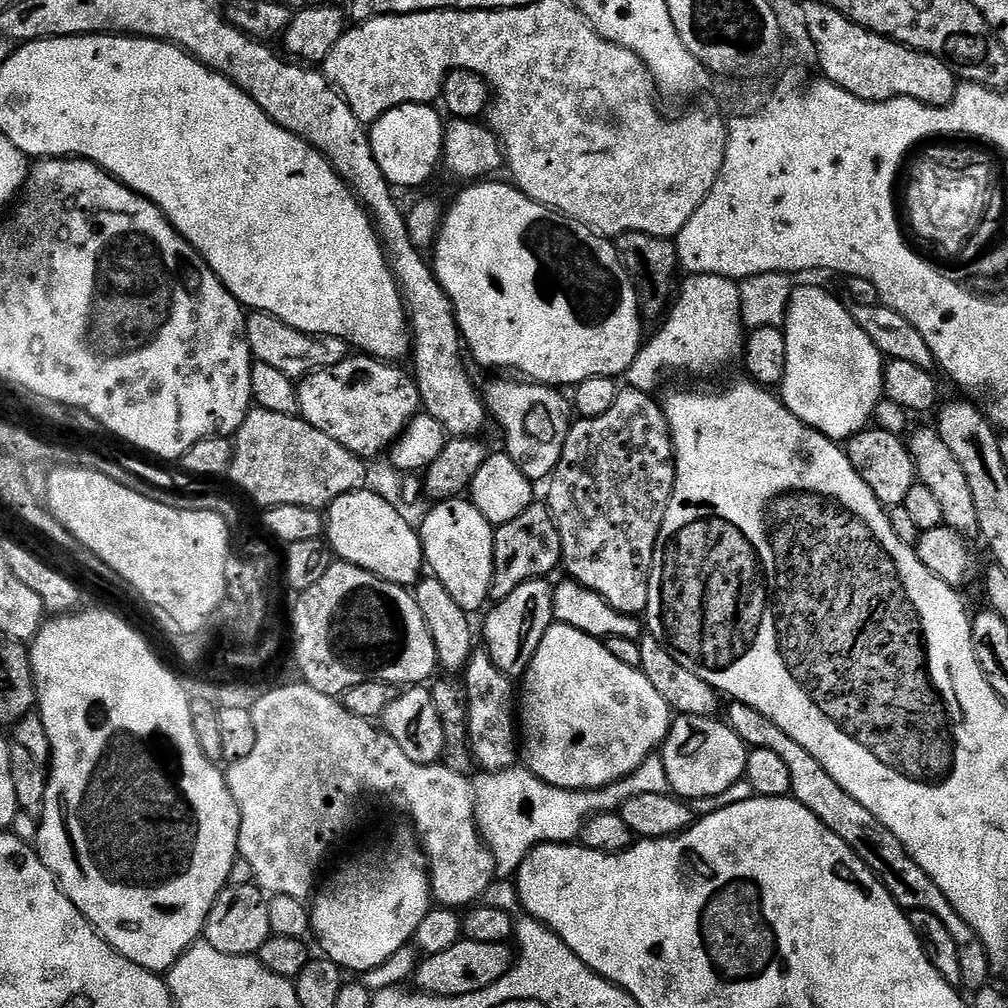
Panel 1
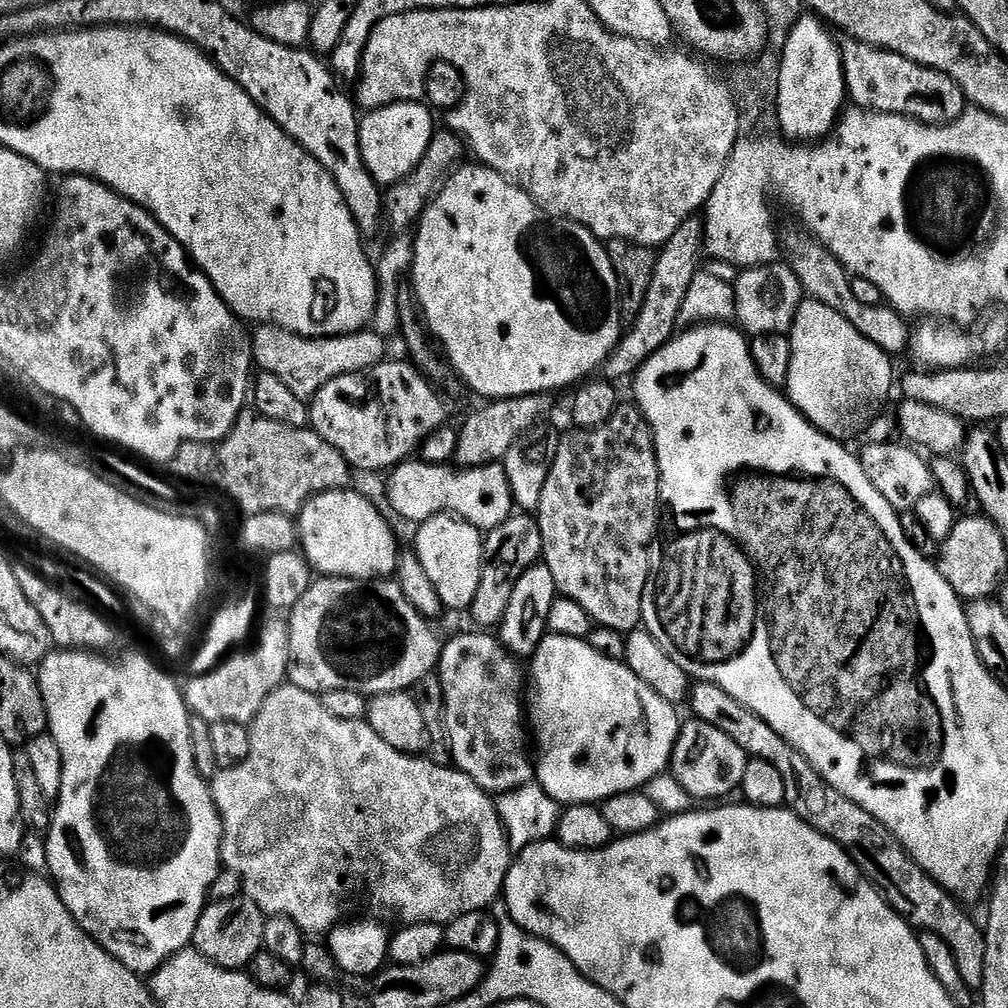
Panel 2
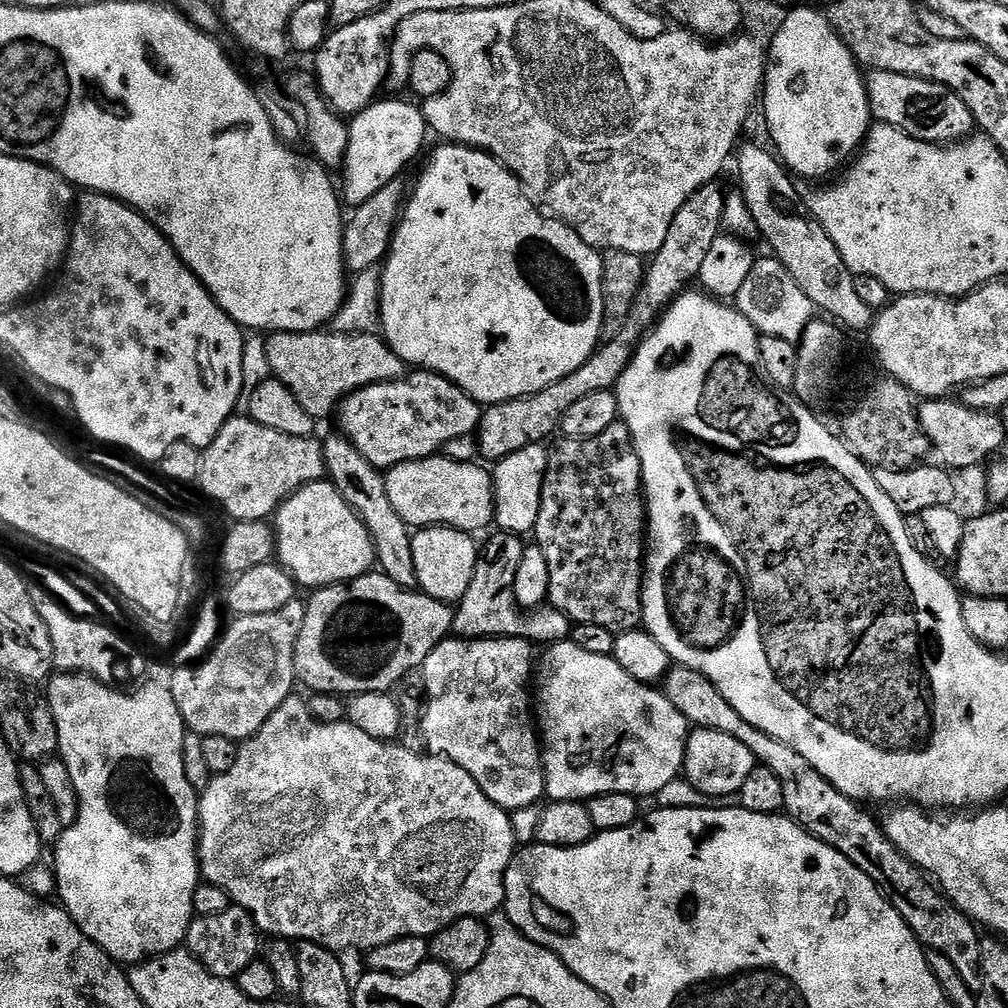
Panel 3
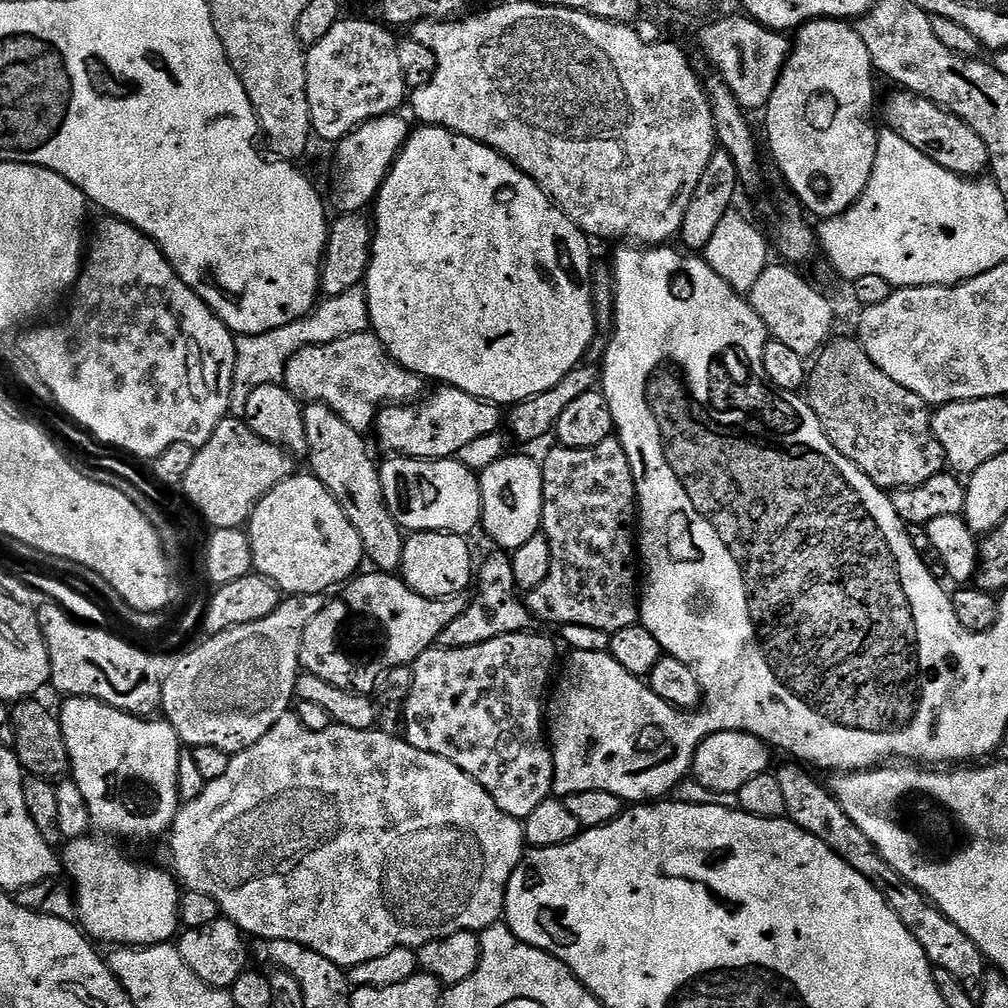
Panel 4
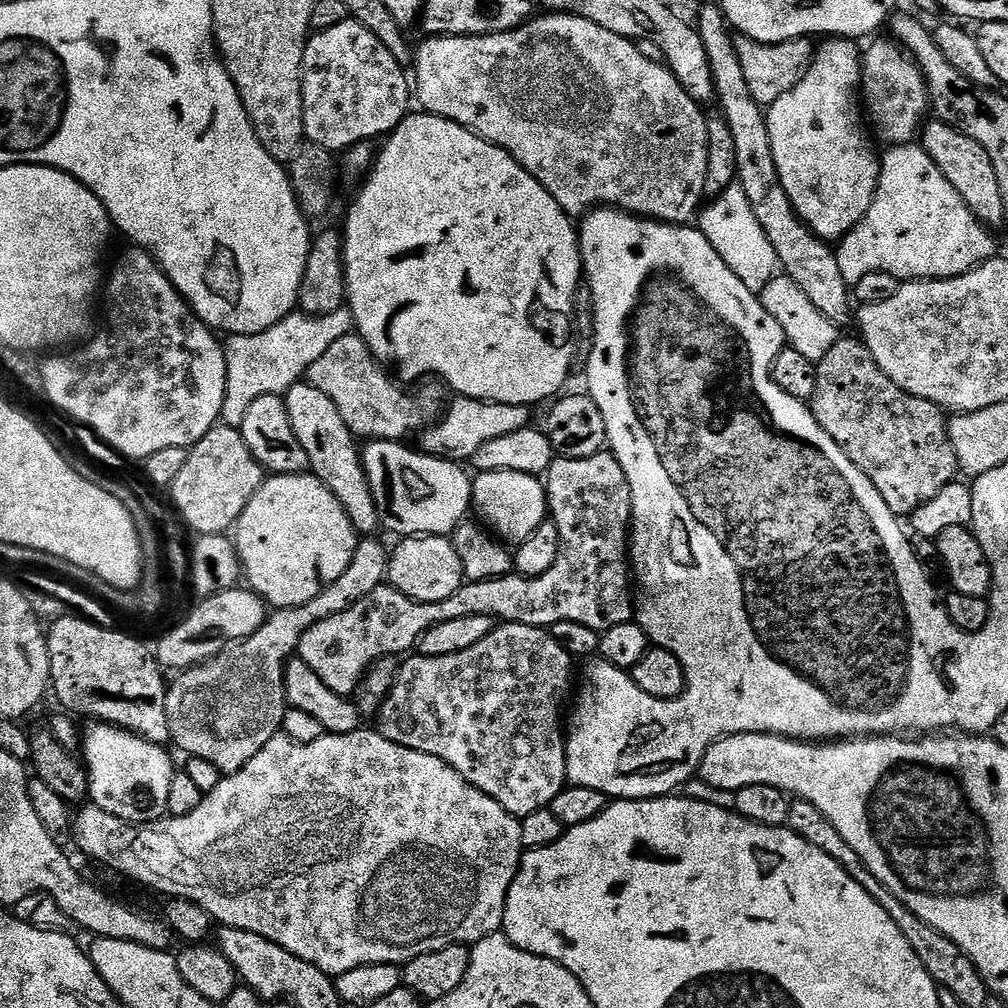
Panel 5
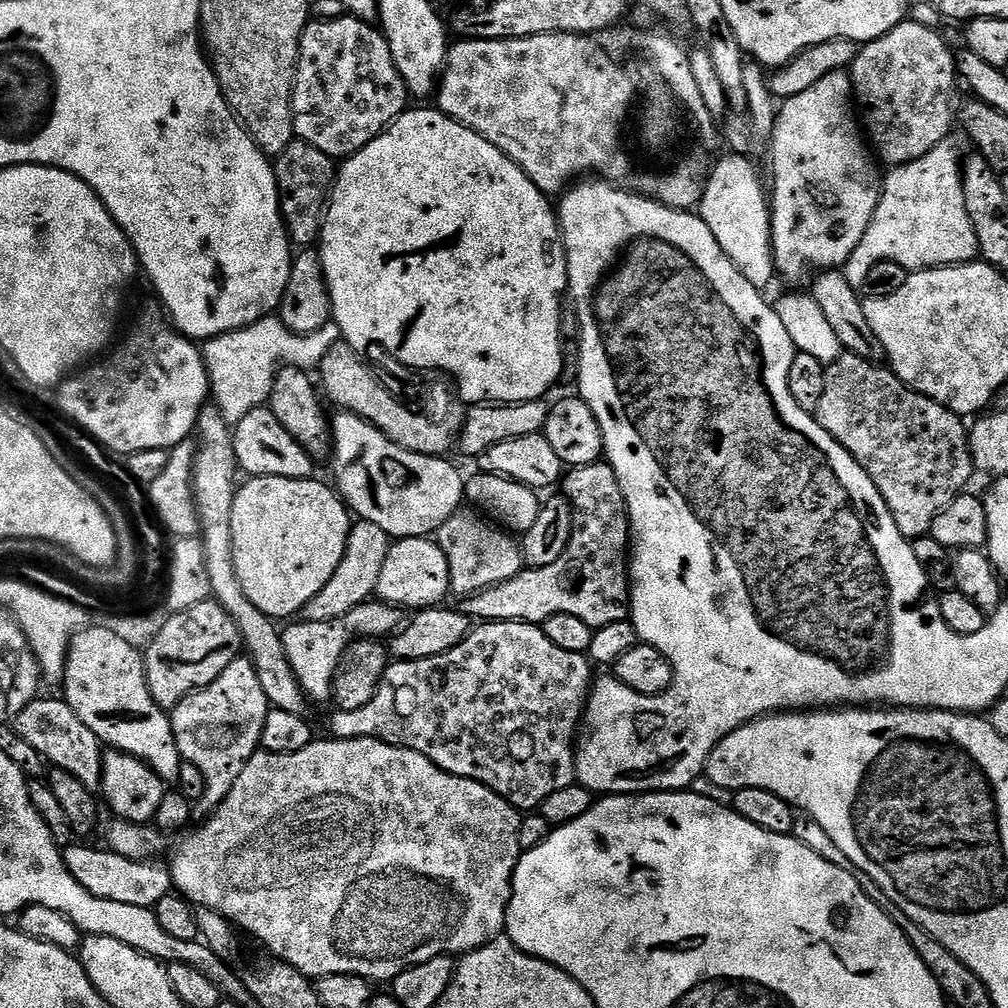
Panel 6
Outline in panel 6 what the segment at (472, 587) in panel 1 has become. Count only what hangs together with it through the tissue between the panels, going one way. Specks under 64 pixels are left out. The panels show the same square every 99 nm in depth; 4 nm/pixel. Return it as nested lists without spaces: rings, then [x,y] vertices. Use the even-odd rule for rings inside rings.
[[[415,536],[405,540],[396,540],[386,554],[382,574],[378,574],[378,586],[375,595],[385,604],[394,604],[401,610],[423,610],[445,603],[444,595],[450,592],[450,566],[446,554],[442,554],[435,539]]]

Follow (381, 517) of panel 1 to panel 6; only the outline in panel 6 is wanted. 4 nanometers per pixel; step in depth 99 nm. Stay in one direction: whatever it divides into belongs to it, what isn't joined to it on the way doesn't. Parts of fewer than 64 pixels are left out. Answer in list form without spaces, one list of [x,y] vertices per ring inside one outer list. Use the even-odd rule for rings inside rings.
[[[253,476],[245,479],[245,484],[241,483],[236,489],[234,506],[230,514],[230,534],[232,535],[232,546],[234,548],[234,570],[238,574],[238,582],[242,582],[242,590],[246,592],[246,598],[250,598],[250,602],[254,602],[254,606],[258,606],[258,610],[262,610],[273,618],[292,616],[295,612],[296,615],[303,613],[304,607],[310,602],[310,598],[314,598],[318,594],[318,590],[322,590],[322,586],[326,586],[326,582],[330,582],[330,578],[334,578],[334,574],[346,554],[348,535],[354,523],[353,517],[350,515],[350,509],[340,499],[335,487],[329,486],[327,488],[322,481],[316,479],[291,480],[290,478],[278,478],[277,476]]]

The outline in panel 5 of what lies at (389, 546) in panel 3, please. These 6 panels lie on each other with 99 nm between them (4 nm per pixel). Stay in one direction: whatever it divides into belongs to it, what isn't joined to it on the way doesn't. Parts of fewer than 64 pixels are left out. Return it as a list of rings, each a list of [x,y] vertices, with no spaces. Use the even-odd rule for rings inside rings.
[[[307,382],[293,385],[282,399],[286,414],[290,416],[290,426],[294,428],[302,450],[306,450],[311,475],[318,477],[332,491],[334,498],[342,502],[342,510],[346,510],[350,522],[361,537],[368,538],[376,534],[376,531],[381,531],[380,515],[365,478],[357,437],[353,436],[346,422],[342,422],[342,414],[338,414],[334,402],[330,402],[322,390]]]

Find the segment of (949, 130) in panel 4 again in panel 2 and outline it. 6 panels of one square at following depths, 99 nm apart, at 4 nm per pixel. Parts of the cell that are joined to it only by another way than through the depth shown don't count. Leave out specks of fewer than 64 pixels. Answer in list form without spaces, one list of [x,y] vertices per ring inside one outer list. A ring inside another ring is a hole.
[[[844,38],[838,45],[841,64],[844,67],[846,96],[855,107],[867,108],[870,112],[908,116],[912,120],[919,120],[922,124],[952,124],[964,113],[966,101],[962,90],[946,74],[922,66],[918,62],[910,62],[910,58],[902,58],[902,54],[894,54],[884,48],[863,44],[861,40]]]

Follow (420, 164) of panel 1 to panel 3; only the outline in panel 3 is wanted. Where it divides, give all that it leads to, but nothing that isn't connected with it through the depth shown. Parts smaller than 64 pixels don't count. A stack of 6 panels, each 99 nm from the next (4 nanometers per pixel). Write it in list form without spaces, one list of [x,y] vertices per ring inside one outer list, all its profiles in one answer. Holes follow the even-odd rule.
[[[384,99],[366,106],[366,110],[351,117],[348,124],[348,145],[342,169],[342,200],[345,205],[355,206],[378,194],[378,190],[382,190],[386,182],[397,179],[400,171],[424,148],[428,124],[423,114],[404,100]]]

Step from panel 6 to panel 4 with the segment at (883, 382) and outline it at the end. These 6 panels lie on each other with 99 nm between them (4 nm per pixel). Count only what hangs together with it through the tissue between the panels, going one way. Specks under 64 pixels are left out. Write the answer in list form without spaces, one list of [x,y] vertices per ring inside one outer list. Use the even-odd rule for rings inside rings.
[[[831,339],[813,361],[806,399],[839,452],[885,490],[913,488],[945,471],[942,442],[934,438],[933,409],[874,365],[859,339]]]

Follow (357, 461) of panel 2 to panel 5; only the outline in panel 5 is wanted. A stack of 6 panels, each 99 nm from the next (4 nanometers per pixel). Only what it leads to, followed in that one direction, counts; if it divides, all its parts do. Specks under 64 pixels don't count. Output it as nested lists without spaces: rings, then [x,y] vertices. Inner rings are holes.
[[[456,396],[453,404],[435,422],[419,433],[419,451],[426,456],[436,456],[439,460],[468,462],[479,448],[493,438],[503,438],[505,434],[514,434],[514,430],[529,427],[527,404],[503,404],[493,400],[475,400],[469,396]]]

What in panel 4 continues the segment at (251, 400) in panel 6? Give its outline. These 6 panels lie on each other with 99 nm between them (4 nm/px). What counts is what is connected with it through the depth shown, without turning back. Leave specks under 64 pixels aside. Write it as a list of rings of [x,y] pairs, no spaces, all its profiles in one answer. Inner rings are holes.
[[[361,287],[346,290],[342,295],[325,297],[302,319],[260,335],[239,335],[236,339],[234,379],[229,415],[242,418],[246,401],[258,386],[277,384],[284,376],[288,360],[306,345],[326,345],[330,342],[369,331],[368,298]]]

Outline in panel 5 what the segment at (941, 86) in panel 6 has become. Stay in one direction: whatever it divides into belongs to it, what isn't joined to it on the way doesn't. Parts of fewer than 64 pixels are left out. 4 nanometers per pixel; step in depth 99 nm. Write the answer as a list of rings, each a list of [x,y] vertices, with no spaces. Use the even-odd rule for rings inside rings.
[[[875,40],[871,41],[873,44],[869,48],[863,49],[860,62],[862,108],[866,113],[871,135],[881,145],[884,143],[884,146],[911,144],[921,135],[930,116],[930,97],[924,72],[895,40]]]

